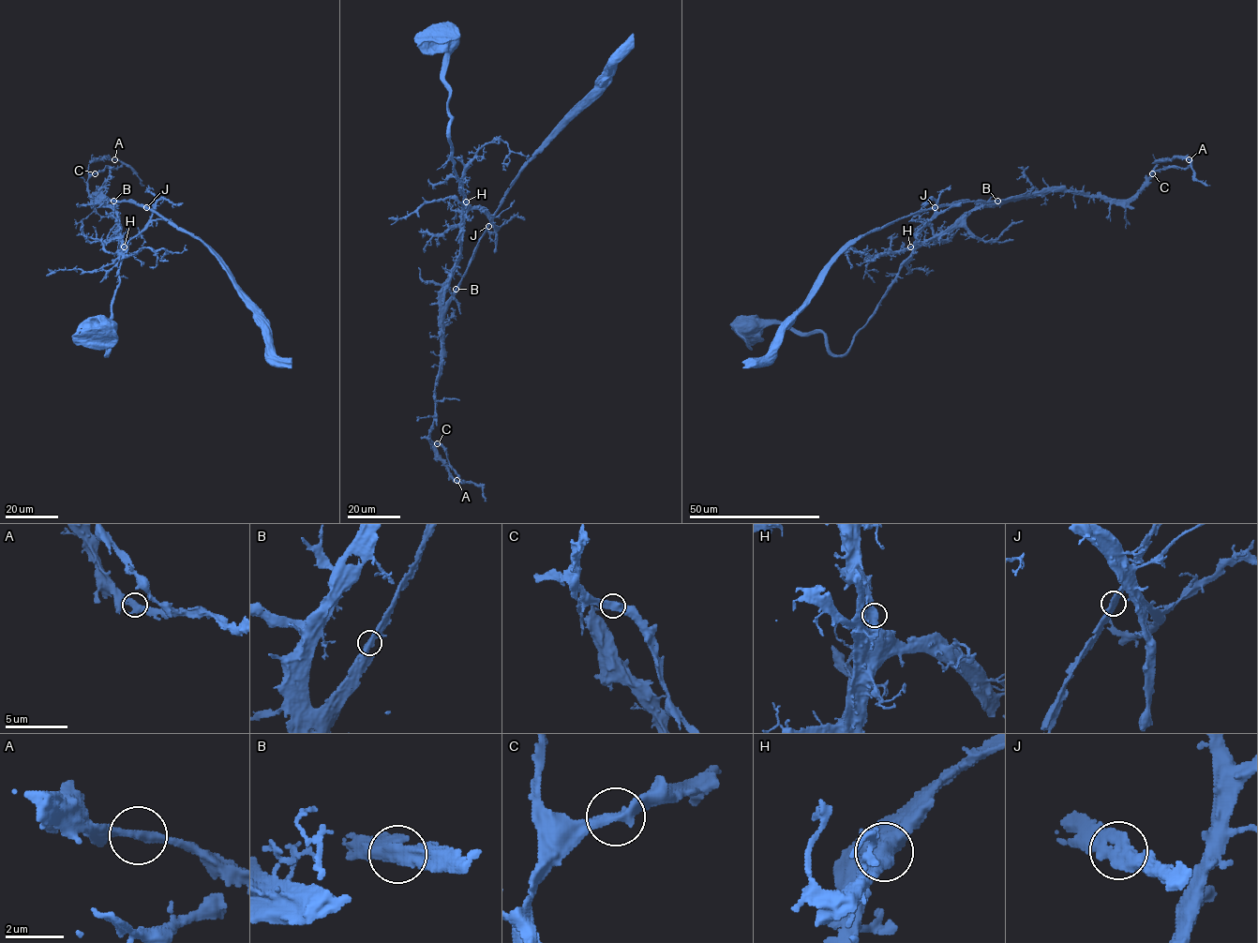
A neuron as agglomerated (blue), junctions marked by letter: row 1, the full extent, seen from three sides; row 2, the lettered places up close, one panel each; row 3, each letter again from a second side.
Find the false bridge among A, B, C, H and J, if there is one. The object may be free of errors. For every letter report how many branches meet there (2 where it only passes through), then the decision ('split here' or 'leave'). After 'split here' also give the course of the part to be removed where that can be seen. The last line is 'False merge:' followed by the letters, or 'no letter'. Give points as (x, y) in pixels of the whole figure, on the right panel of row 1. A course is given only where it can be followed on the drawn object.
A: branches 2; leave
B: branches 2; leave
C: branches 2; leave
H: branches 2; leave
J: branches 2; leave
False merge: no letter

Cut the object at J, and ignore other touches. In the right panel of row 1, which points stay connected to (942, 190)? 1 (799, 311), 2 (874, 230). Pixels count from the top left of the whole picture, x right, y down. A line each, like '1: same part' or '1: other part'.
1: other part
2: other part

